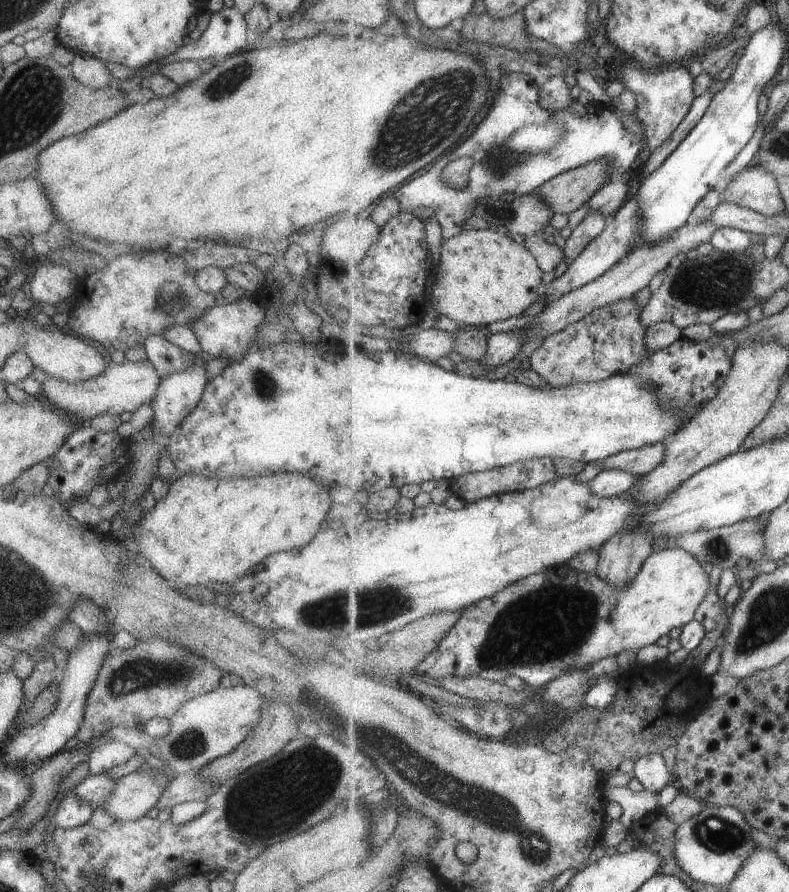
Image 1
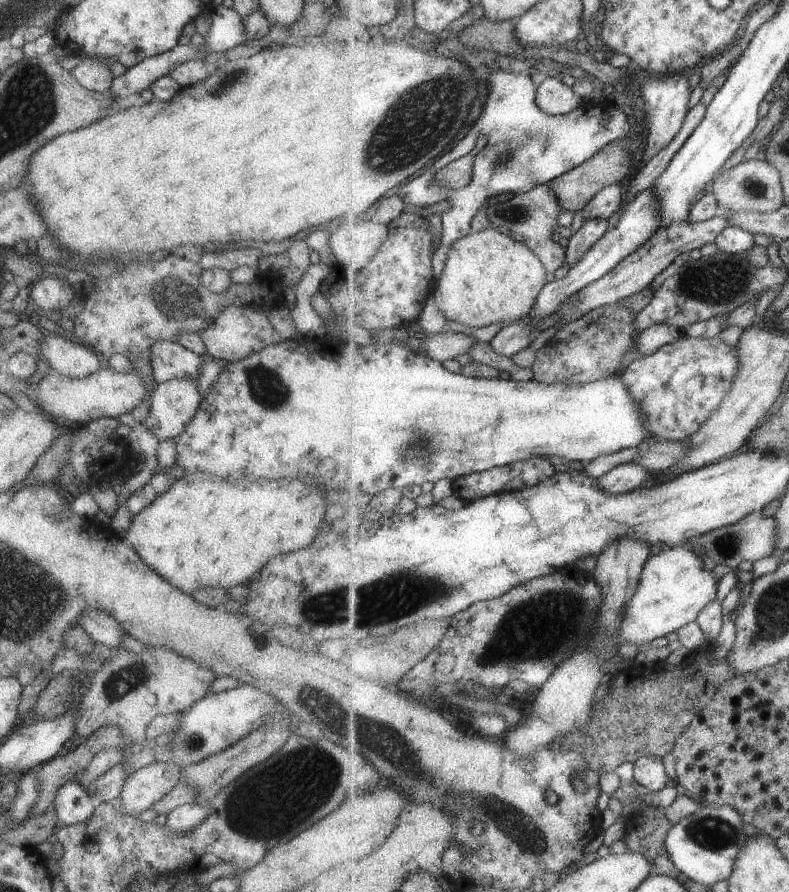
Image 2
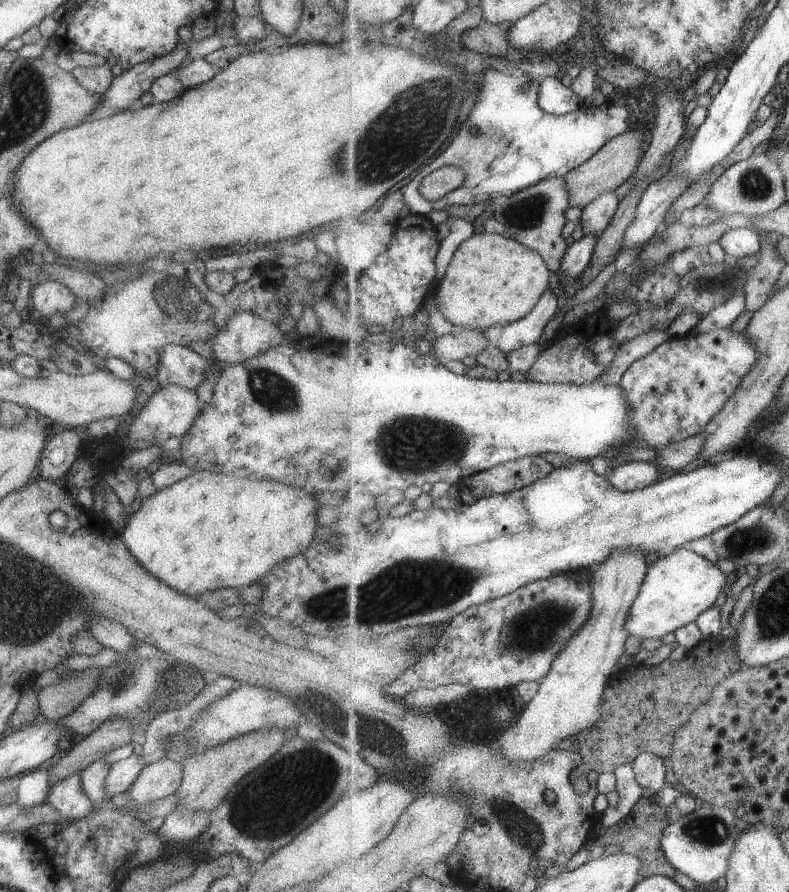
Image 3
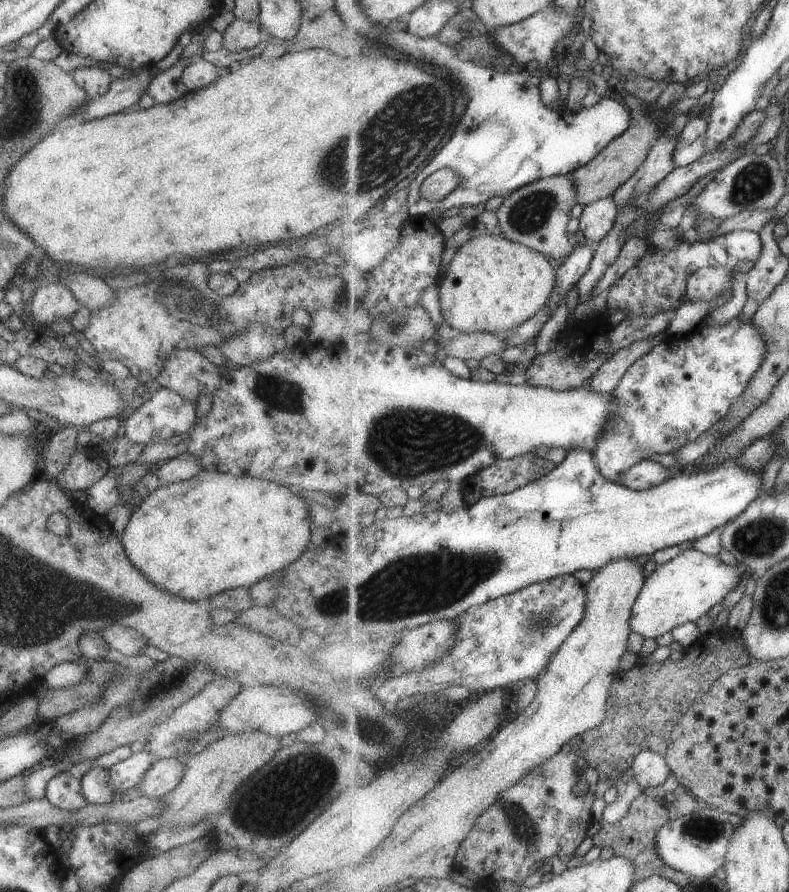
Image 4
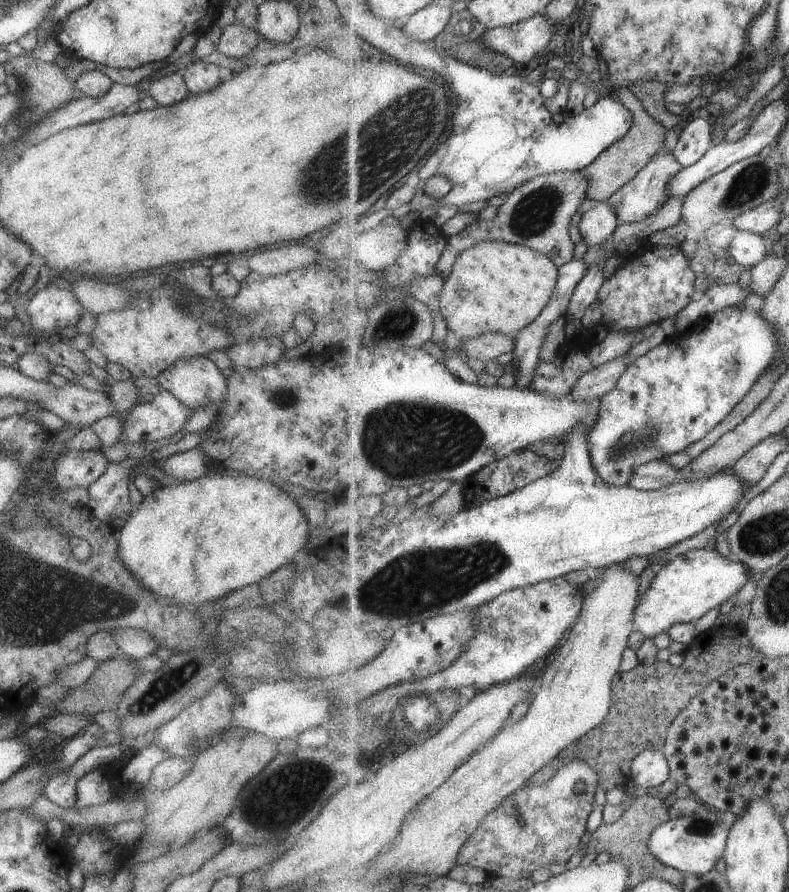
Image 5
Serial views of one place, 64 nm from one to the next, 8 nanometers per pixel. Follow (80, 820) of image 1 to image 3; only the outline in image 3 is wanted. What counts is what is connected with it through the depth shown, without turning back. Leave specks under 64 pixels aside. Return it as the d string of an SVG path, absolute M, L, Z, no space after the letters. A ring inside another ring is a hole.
M79 773L49 784L46 802L67 823L87 817L95 808L83 791Z

